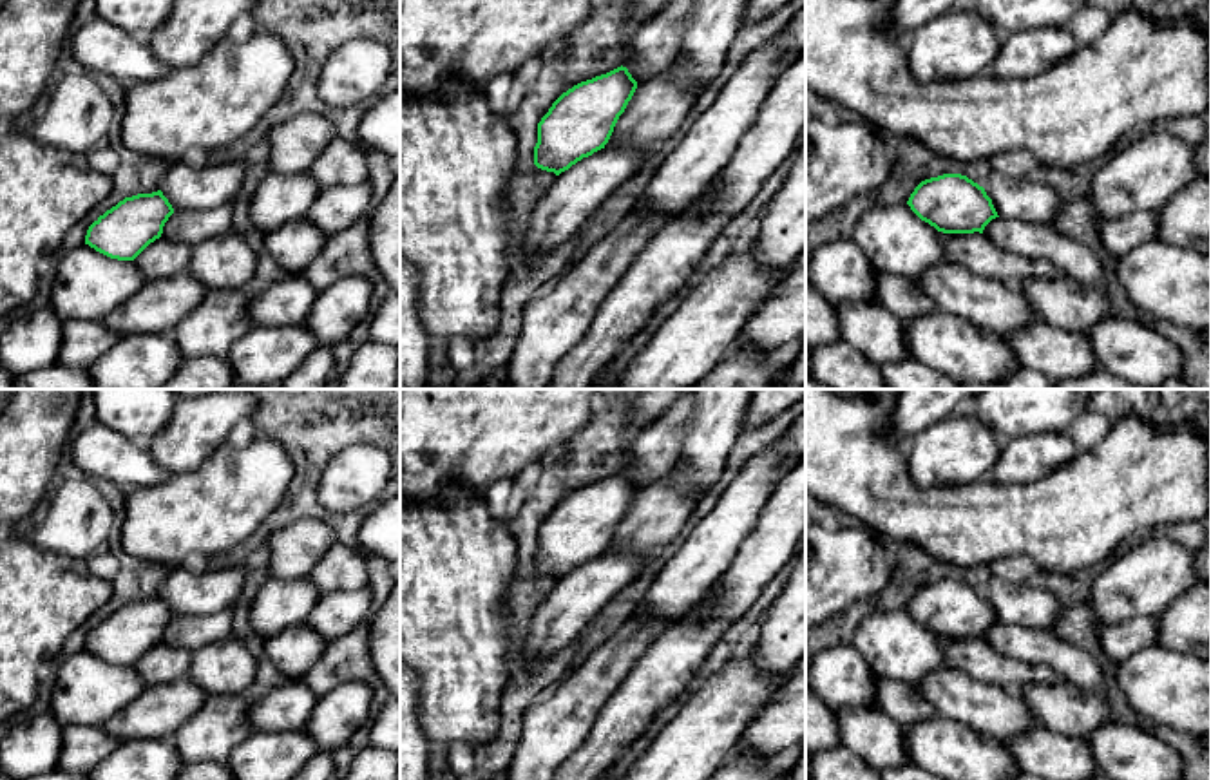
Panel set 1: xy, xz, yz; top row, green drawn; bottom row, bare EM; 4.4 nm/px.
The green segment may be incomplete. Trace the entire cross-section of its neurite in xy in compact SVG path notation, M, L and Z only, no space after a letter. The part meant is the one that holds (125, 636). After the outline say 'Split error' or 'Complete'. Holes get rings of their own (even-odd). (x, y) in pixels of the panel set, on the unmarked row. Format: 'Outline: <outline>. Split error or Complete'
Outline: M161 595L125 603L89 632L85 650L110 664L134 666L161 642L172 619Z. Complete

